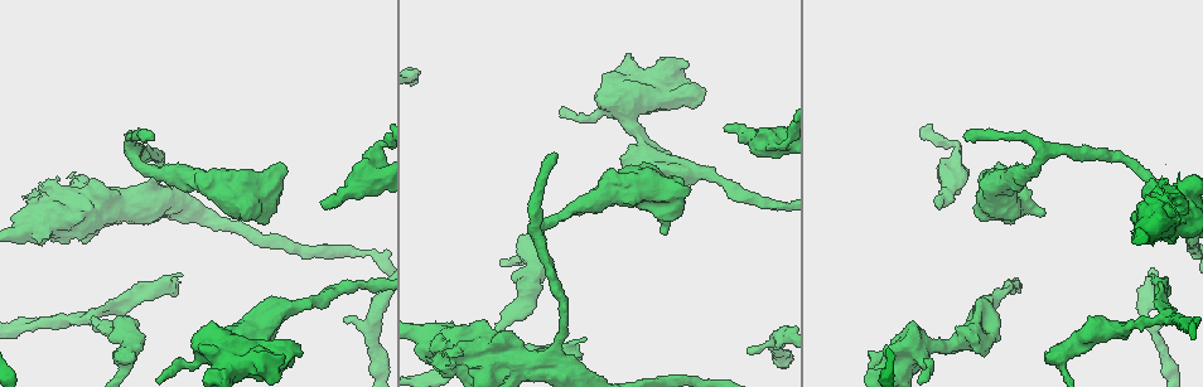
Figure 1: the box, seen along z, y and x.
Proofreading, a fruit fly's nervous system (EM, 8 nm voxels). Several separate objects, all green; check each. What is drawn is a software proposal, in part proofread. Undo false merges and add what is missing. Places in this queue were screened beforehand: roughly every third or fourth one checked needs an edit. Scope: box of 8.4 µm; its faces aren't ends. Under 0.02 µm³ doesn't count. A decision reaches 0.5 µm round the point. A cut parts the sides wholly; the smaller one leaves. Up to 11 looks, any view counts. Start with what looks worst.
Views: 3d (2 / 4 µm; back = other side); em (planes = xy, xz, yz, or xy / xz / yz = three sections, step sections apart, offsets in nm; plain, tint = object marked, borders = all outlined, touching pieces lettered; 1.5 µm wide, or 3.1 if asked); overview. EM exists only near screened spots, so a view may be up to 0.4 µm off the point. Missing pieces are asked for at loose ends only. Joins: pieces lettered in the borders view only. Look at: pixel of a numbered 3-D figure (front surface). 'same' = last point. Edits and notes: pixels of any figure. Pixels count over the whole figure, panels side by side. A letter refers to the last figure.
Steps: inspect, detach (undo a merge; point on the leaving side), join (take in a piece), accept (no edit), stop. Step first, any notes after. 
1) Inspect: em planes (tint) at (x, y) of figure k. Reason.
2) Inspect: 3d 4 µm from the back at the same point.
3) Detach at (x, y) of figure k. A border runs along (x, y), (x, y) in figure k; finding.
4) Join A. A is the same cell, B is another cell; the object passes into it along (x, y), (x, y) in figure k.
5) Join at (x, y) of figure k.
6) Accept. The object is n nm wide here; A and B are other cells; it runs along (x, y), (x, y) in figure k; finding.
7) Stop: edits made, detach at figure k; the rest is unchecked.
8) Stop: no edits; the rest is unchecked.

Inspect: em xz step 4 (tint) at (648, 72) of figure 1. Stops while still wide.

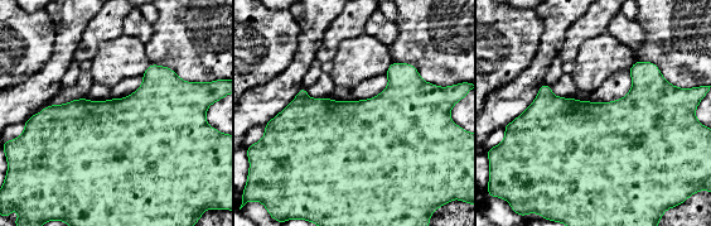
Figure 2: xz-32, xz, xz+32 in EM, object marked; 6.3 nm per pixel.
Inspect: em planes (borders) at the same point.

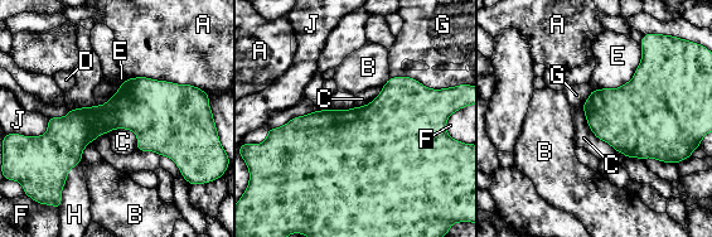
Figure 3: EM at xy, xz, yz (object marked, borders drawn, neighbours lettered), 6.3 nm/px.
Accept. The longest contact is with A, 460 nm; A, B, C, D, E, F, G, H and J are other cells; a border runs along (356, 106), (332, 109) in figure 3; no lettered piece goes on from it.

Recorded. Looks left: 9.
Inspect: em planes (borders) at (724, 128) of figure 1. Branch stops here.

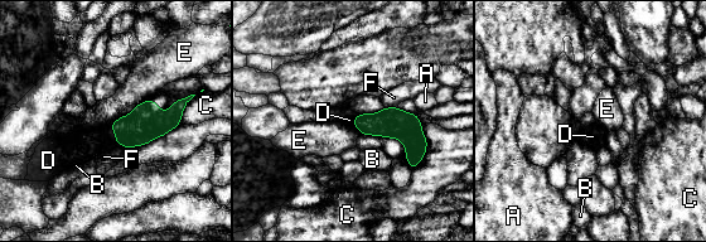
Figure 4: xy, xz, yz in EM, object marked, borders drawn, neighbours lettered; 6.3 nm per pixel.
Join D. D is the same cell, A, B, C, E and F are other cells; the object passes into it along (146, 121), (114, 134), (78, 148) in figure 4; the neuron continues.

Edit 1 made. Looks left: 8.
Inspect: overview.

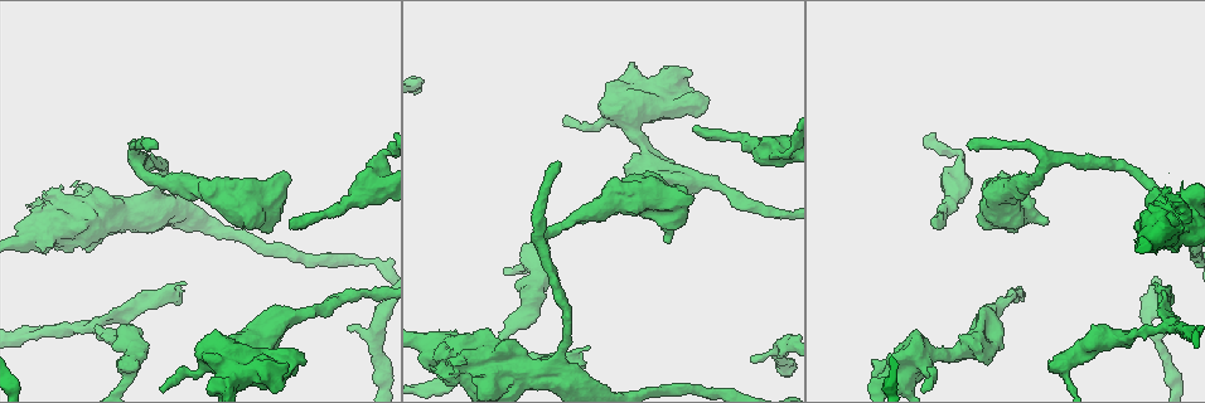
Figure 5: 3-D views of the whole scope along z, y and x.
Inspect: 3d 4 µm from the back at (124, 365) of figure 5. Thick turns thin.

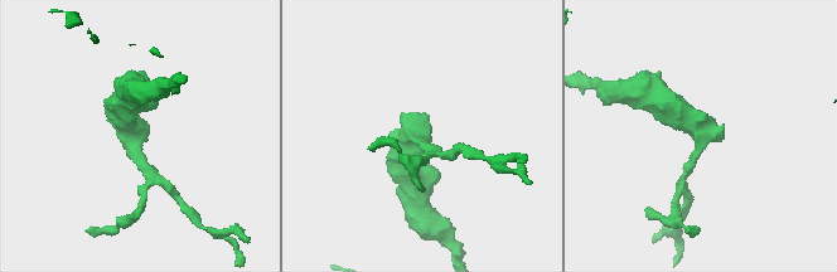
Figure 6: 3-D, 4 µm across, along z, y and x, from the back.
Inspect: em planes (borders) at (420, 136) of figure 6.

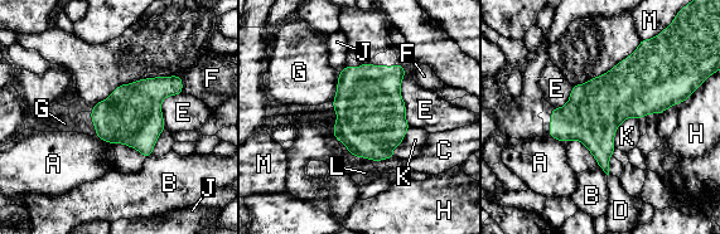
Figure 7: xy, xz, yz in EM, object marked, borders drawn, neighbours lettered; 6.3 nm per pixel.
Accept. The object is 360 nm wide here; A, B, C, D, E, F, G, H, J, K, L and M are other cells; a border runs along (637, 117), (618, 126), (614, 147) in figure 7; one neuron here.

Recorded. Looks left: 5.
Inspect: em planes (borders) at (192, 186) of figure 5. Calibre changes.

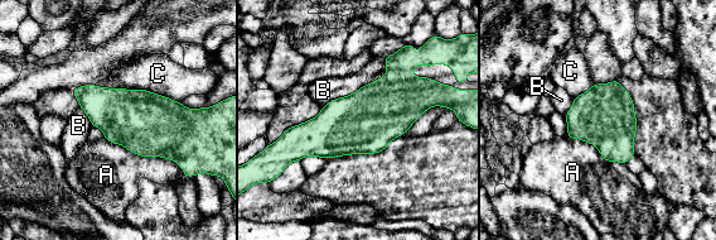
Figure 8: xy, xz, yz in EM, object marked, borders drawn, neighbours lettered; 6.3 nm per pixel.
Accept. A, B and C are other cells; a border runs along (103, 137), (132, 153), (173, 162) in figure 8; all the same neuron.

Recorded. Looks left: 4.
Stop: edits made, join at figure 4; the rest is unchecked.

